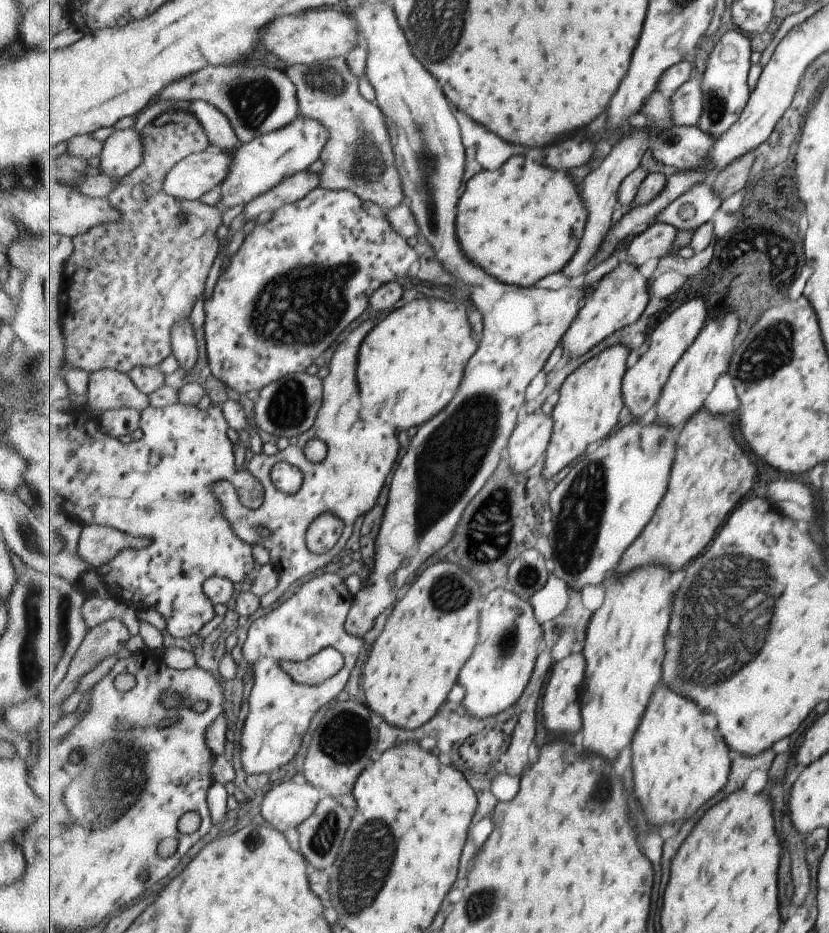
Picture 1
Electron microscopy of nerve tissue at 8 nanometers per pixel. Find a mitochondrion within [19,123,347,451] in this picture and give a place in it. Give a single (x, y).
(289, 406)

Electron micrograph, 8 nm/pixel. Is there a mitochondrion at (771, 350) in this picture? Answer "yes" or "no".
yes

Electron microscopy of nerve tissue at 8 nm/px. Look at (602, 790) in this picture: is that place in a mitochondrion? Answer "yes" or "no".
yes

